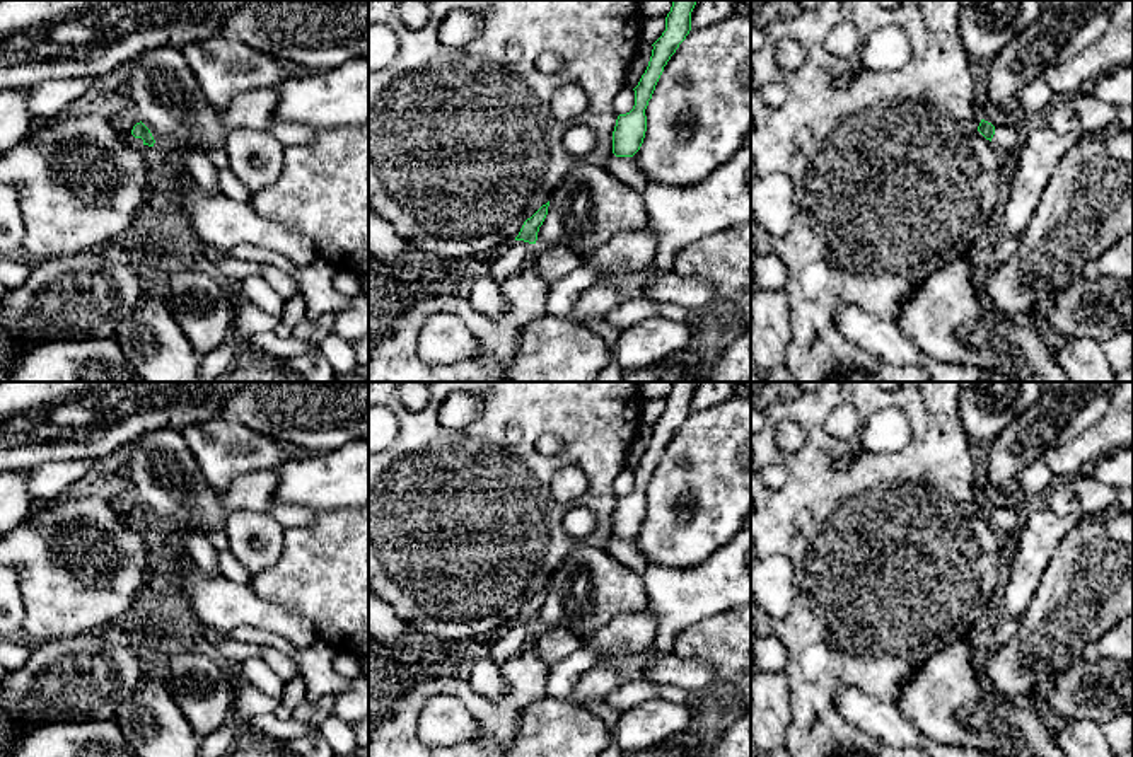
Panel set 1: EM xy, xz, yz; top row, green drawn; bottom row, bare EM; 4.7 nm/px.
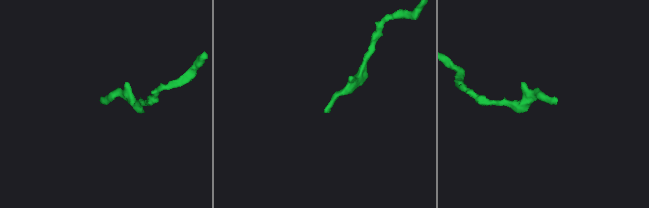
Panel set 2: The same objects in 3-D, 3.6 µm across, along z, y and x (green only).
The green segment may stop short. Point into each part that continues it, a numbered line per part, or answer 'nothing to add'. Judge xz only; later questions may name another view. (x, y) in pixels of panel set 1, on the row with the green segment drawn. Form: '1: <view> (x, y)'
1: xz (517, 254)

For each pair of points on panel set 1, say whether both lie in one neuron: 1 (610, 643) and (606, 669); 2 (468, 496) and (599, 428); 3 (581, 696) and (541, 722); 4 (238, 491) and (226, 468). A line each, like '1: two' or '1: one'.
1: two
2: one
3: two
4: two

